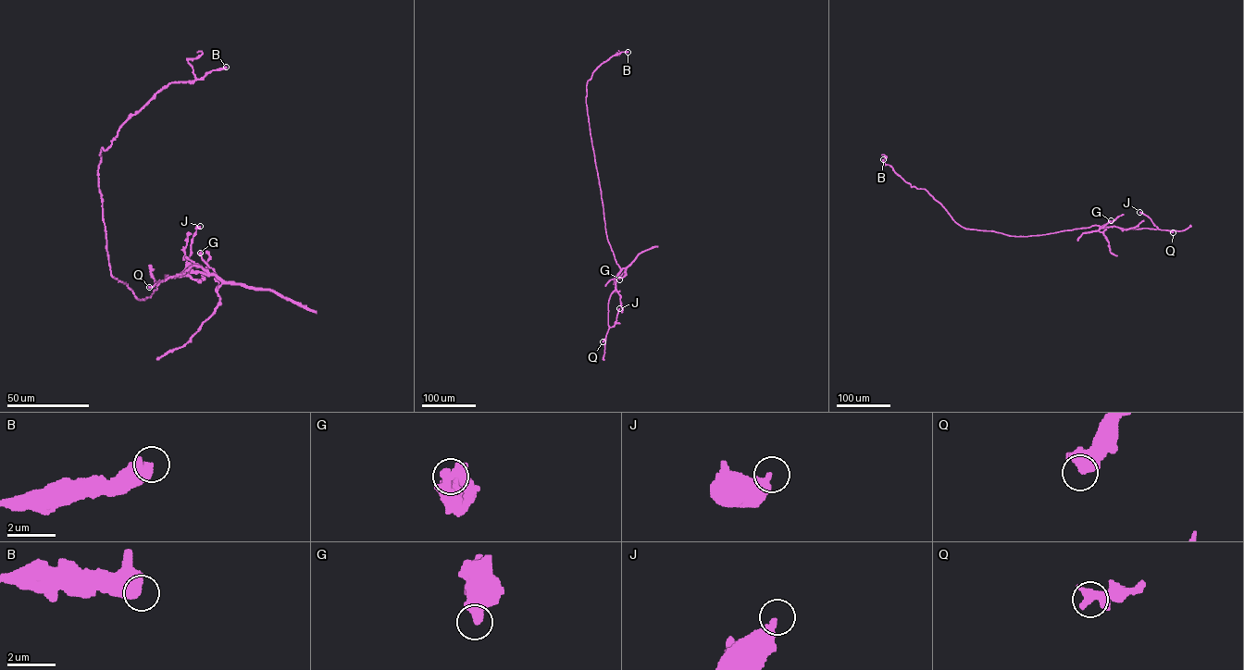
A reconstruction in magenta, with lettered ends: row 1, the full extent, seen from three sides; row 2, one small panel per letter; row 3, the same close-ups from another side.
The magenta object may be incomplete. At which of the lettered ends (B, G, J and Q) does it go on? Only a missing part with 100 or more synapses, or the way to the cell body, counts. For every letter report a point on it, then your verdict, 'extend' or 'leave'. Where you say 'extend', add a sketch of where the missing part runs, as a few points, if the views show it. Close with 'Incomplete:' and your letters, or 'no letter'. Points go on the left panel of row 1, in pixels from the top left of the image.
B: at (226, 67); leave
G: at (200, 253); leave
J: at (200, 226); leave
Q: at (149, 287); leave
Incomplete: no letter

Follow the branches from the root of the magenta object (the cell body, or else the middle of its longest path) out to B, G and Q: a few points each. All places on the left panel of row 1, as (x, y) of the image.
B: (140, 300), (111, 274), (99, 189), (101, 150), (110, 146), (131, 114), (169, 83), (192, 82), (226, 67)
G: (140, 300), (149, 297), (161, 281), (182, 274), (192, 266), (200, 266), (217, 276), (200, 253)
Q: (140, 300), (191, 266), (208, 274), (189, 269), (186, 275), (166, 275), (168, 279), (149, 287)

